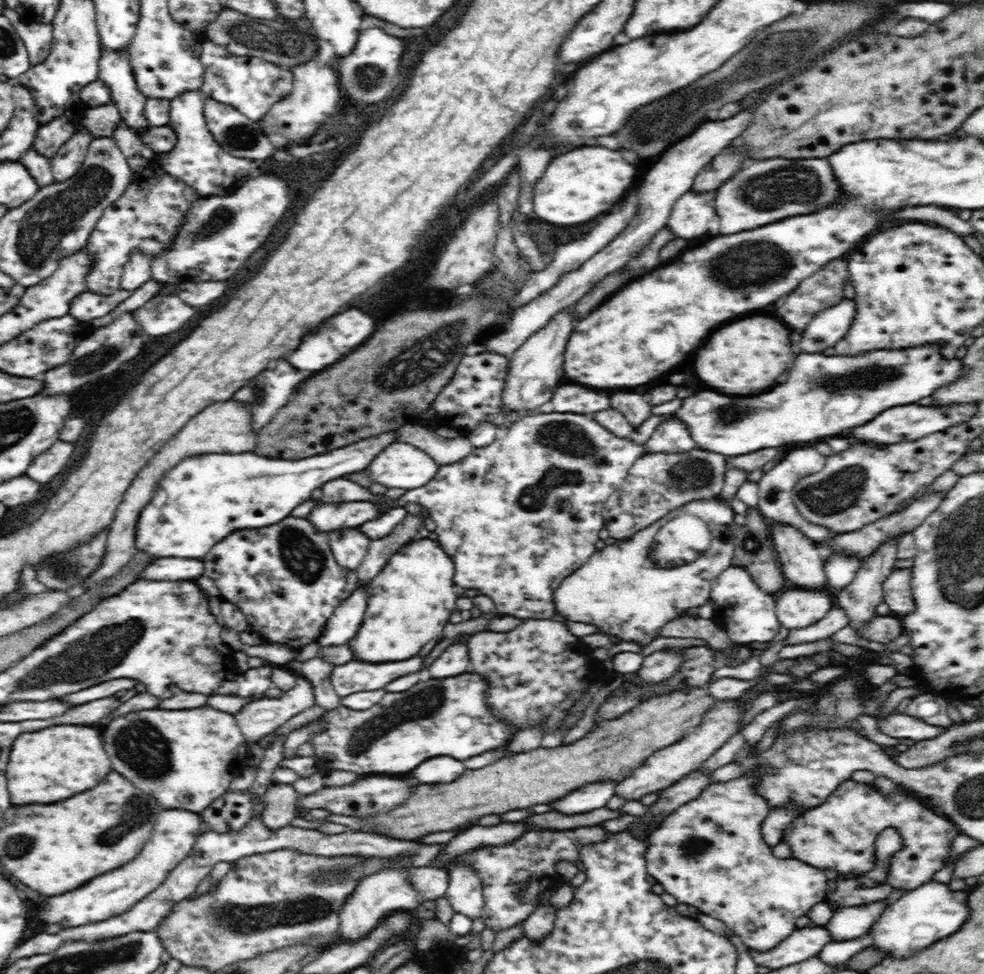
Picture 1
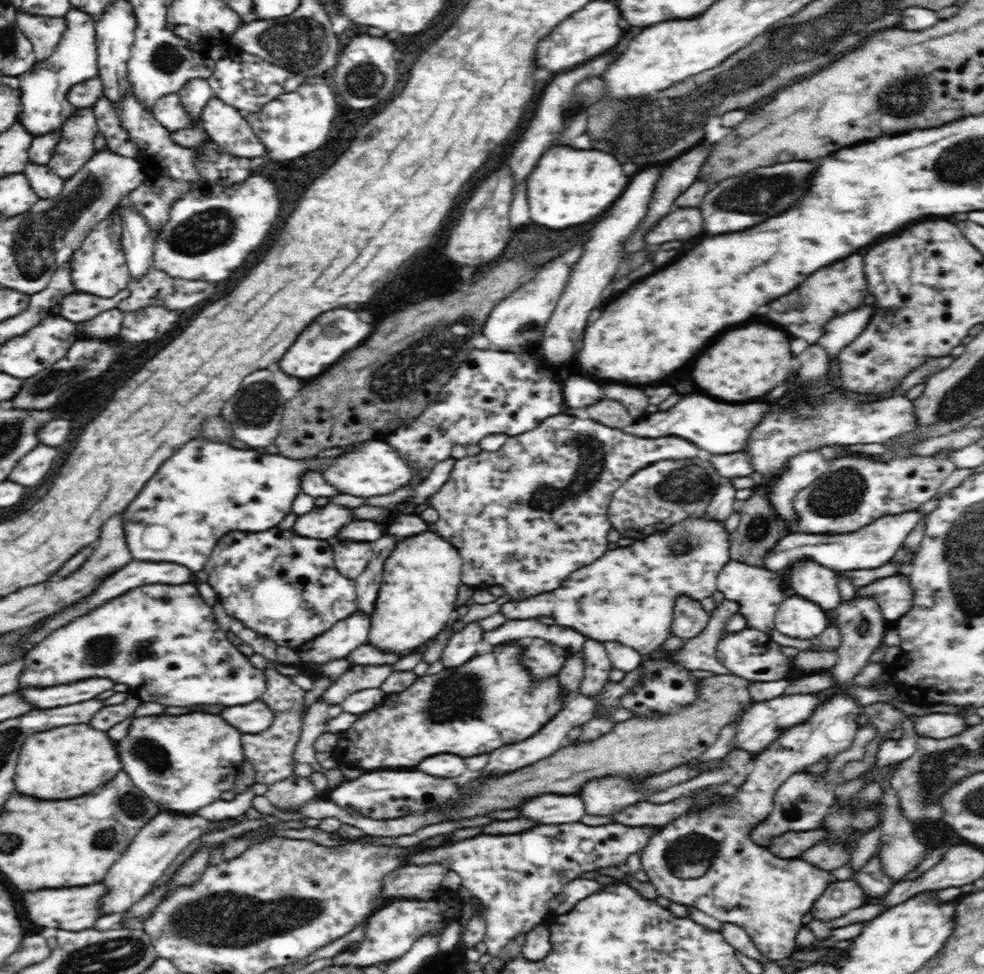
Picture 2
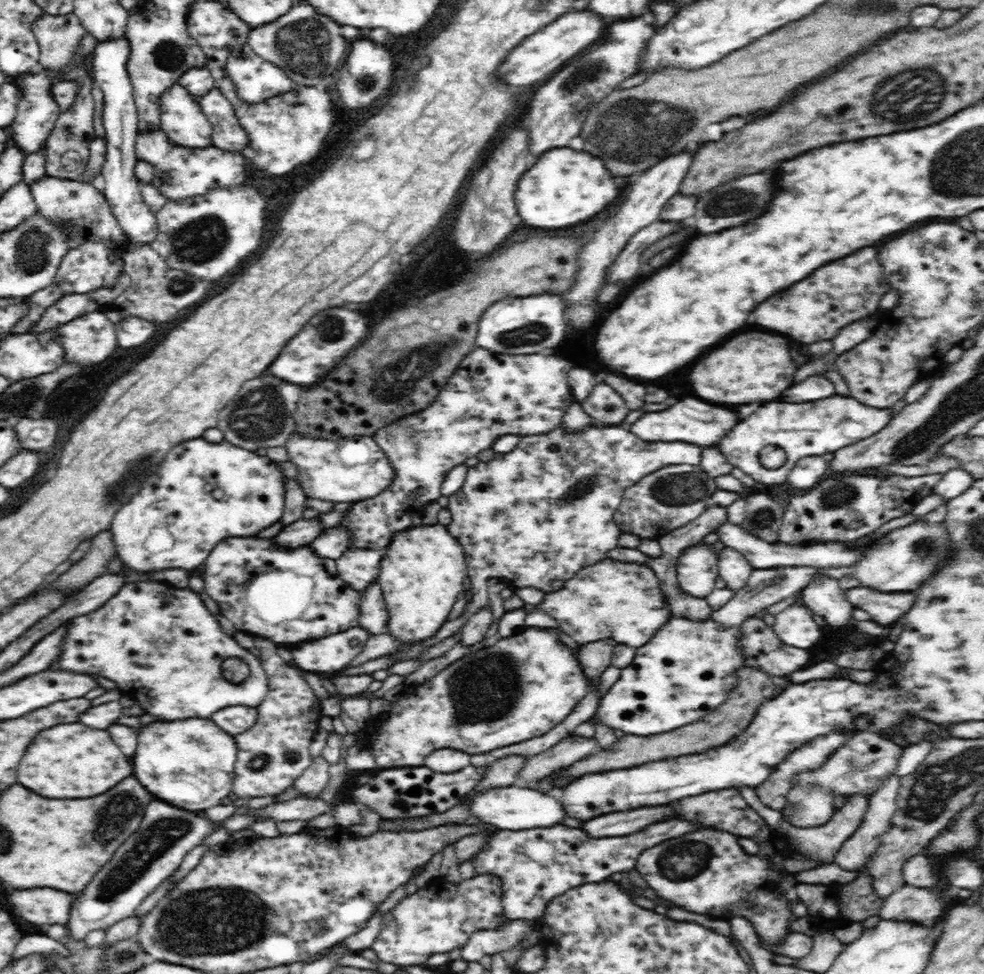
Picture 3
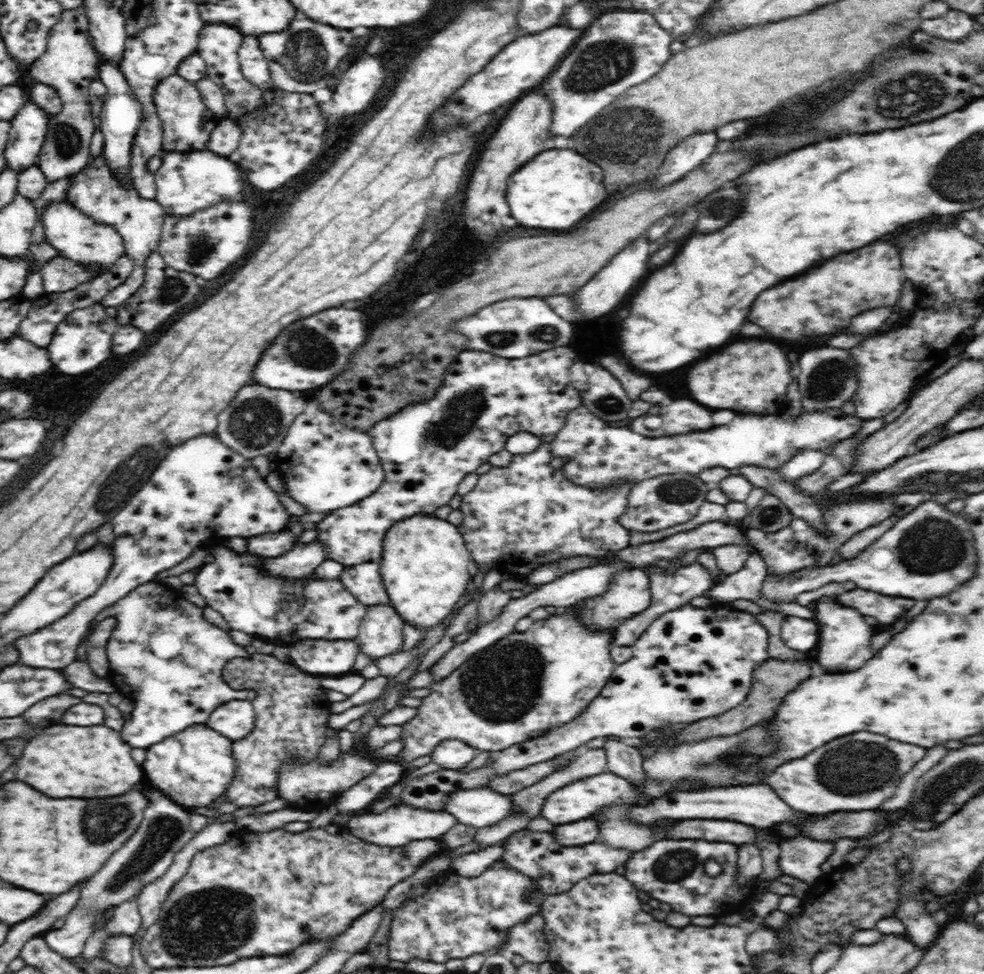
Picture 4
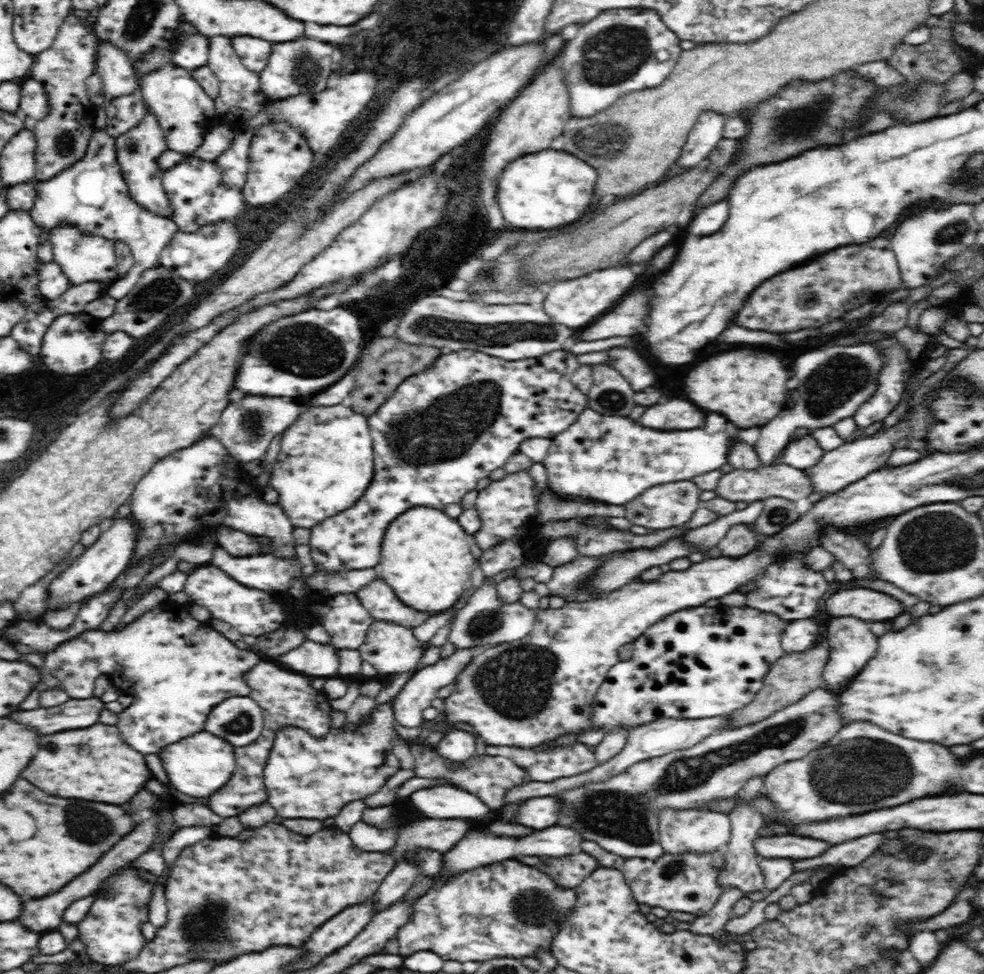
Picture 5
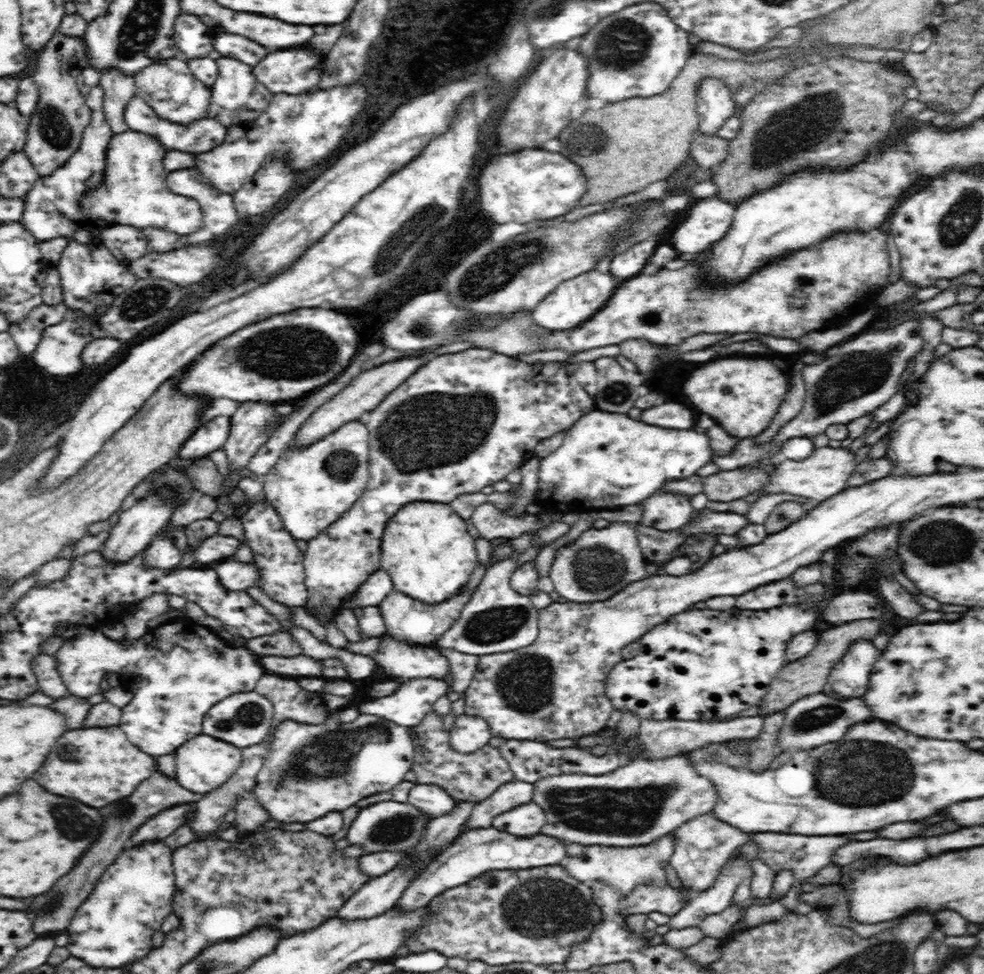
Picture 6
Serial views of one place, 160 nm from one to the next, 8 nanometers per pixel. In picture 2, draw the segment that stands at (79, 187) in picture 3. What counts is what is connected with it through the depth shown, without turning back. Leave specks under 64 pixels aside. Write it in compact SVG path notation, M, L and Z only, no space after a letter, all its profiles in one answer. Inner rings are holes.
M28 162L23 174L38 198L54 199L63 192L65 179L57 176L46 164Z

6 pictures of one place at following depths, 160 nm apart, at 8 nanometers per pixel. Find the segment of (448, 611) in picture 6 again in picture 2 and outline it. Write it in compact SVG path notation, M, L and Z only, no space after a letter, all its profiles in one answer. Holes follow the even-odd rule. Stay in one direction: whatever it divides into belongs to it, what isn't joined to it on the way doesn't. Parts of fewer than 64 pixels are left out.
M330 542L335 567L348 579L355 580L372 560L372 546L366 542Z

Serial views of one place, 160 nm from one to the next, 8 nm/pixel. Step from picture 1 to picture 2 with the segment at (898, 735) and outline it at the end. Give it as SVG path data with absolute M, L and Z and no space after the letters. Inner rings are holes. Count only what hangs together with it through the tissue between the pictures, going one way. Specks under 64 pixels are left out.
M928 714L918 716L914 722L914 732L920 737L948 738L966 730L966 722L960 714Z

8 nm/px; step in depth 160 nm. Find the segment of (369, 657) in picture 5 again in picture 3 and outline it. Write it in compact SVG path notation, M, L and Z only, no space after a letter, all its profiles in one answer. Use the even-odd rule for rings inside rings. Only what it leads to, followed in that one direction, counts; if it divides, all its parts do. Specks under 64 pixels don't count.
M376 578L364 591L359 591L361 596L359 625L369 630L370 635L384 633L388 611Z

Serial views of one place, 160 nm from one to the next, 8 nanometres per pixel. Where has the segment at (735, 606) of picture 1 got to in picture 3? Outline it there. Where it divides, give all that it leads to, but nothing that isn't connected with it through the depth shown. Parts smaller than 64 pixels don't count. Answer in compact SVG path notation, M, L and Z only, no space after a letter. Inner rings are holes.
M725 546L718 553L718 575L725 582L725 587L734 592L744 588L755 568L743 554L729 546Z

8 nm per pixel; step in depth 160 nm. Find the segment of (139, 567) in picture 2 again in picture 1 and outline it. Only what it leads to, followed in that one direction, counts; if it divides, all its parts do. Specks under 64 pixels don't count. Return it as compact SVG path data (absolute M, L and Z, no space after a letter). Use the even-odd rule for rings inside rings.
M160 558L141 574L144 580L196 580L204 574L204 559Z

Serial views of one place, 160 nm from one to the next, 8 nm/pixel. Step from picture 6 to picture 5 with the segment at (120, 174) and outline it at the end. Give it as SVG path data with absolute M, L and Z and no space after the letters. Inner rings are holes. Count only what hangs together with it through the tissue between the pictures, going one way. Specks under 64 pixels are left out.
M143 99L142 105L144 105L145 110L142 122L137 127L131 128L128 132L115 138L116 157L120 169L122 169L122 177L124 177L130 190L131 199L135 200L140 206L170 219L172 205L166 197L161 181L164 171L157 166L158 158L167 149L166 139L158 119L155 118L151 108L145 104Z

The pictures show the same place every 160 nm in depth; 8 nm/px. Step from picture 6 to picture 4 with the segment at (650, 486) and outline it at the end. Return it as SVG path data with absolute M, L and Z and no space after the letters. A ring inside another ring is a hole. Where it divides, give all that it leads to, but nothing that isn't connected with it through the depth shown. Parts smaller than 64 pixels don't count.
M584 404L574 408L566 416L564 427L557 432L551 444L551 454L568 458L568 464L564 466L564 474L576 484L587 486L588 488L604 488L610 486L616 480L633 480L640 482L652 478L652 476L676 474L678 472L688 472L688 474L698 474L704 468L714 468L724 466L724 468L740 467L764 467L770 471L780 470L783 464L790 460L798 451L802 449L816 449L823 451L825 448L840 444L852 438L862 428L866 421L855 414L846 414L840 408L830 411L810 411L802 412L800 418L792 418L790 414L782 416L738 416L726 426L718 426L714 430L706 432L694 432L694 434L680 434L680 436L664 436L664 438L644 438L640 434L634 434L626 426L606 426L604 420L592 414Z

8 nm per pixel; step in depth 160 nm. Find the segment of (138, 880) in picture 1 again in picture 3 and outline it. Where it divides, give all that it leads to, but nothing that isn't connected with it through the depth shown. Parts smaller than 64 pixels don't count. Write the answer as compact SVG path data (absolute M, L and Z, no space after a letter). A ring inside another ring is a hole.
M50 888L38 890L14 890L8 894L8 902L12 912L22 916L24 920L38 924L58 924L67 926L72 918L70 908L74 902L74 894L54 892Z

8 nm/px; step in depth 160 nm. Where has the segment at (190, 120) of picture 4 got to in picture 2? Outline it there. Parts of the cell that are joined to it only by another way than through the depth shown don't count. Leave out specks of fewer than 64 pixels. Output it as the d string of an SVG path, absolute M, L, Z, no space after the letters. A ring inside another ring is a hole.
M170 93L159 98L149 110L161 126L170 132L182 130L182 128L192 129L192 121L182 107L178 93Z

